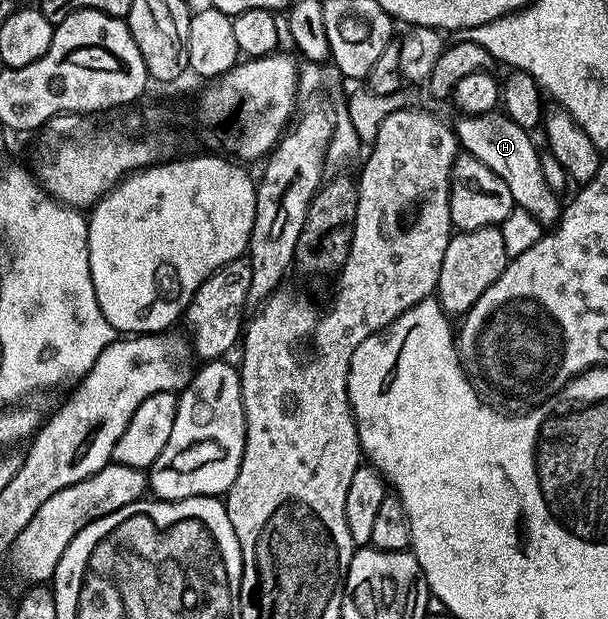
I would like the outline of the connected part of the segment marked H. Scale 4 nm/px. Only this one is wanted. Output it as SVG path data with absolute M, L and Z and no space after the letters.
M491 112L474 116L463 115L454 131L459 147L469 156L486 162L510 186L513 205L519 211L528 213L542 226L552 226L562 215L562 200L556 197L554 189L544 177L544 164L540 161L540 152L531 140L531 133L513 122L502 112Z

